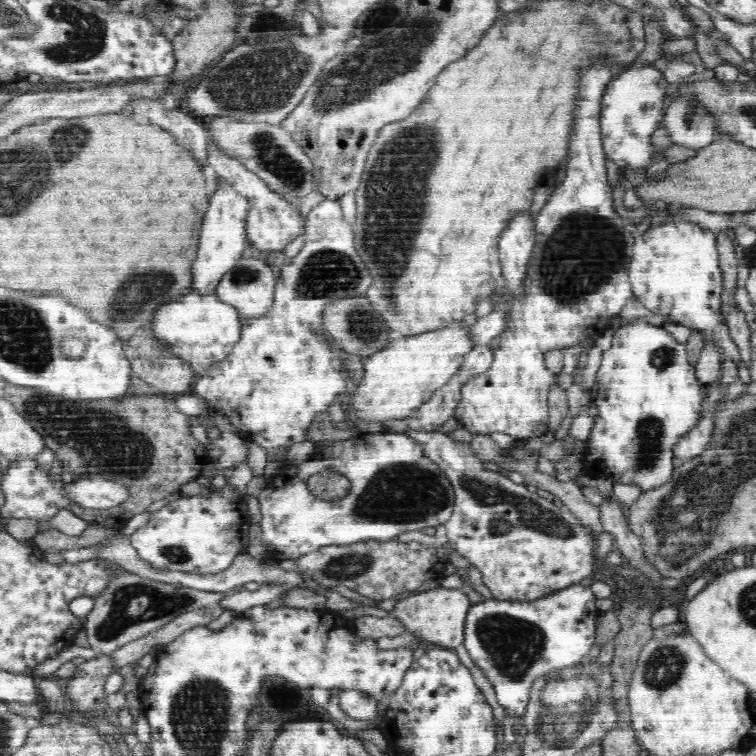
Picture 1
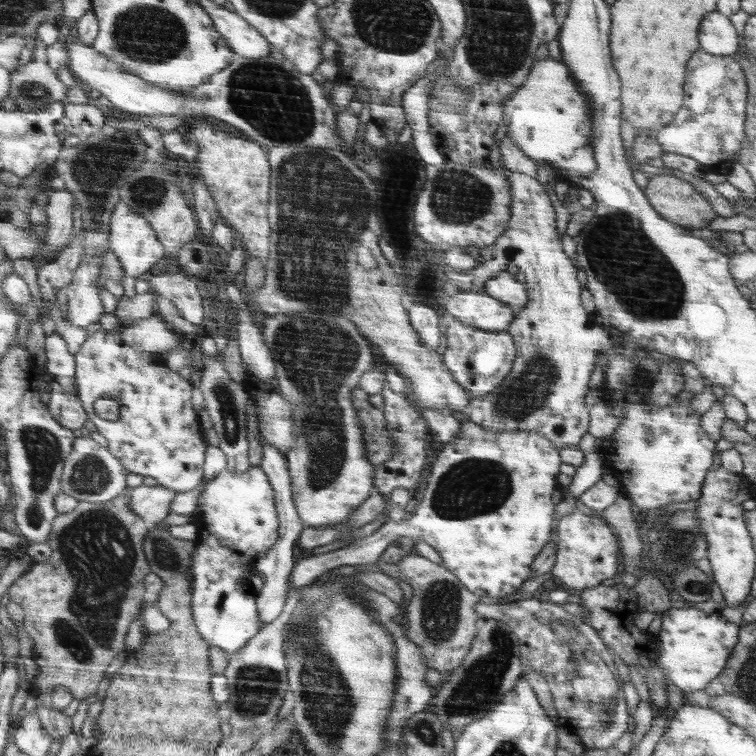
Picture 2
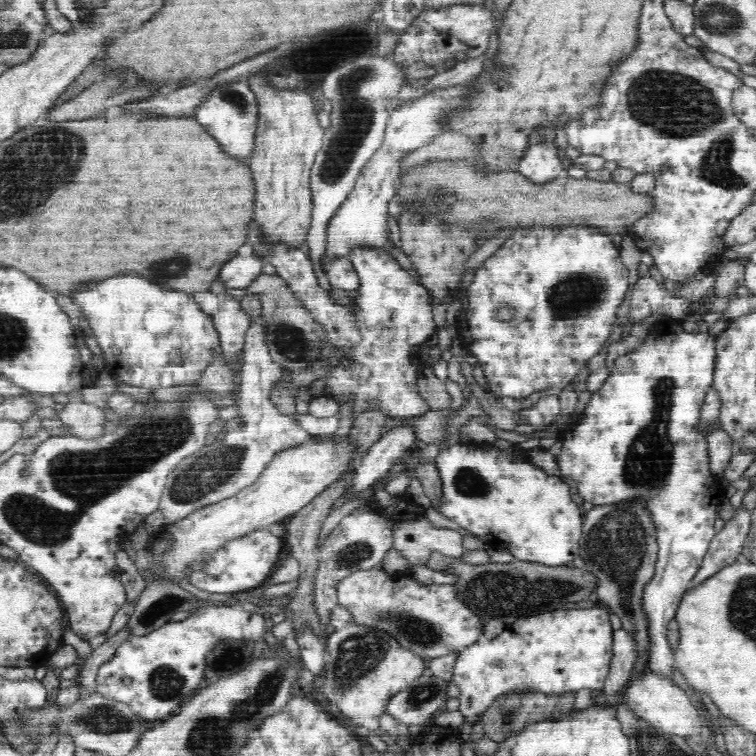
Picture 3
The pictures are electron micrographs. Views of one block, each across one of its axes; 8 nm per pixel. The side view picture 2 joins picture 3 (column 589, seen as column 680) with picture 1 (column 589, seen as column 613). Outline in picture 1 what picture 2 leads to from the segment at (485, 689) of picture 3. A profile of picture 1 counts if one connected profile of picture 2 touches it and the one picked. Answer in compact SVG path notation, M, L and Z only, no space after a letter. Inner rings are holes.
M574 584L572 587L565 588L564 591L557 591L556 594L543 596L539 600L532 601L508 601L508 600L484 600L479 604L474 604L465 618L465 638L464 645L470 654L472 661L475 666L480 668L486 678L491 682L495 693L497 701L500 705L505 708L507 716L522 717L526 710L526 704L528 704L530 687L532 682L536 678L544 678L546 680L551 680L552 678L557 678L556 675L564 670L566 667L572 667L573 669L578 667L578 664L582 664L582 660L588 657L588 652L592 648L592 644L595 643L596 629L597 629L597 618L601 615L601 611L596 607L597 597L592 593L592 590L587 584Z

